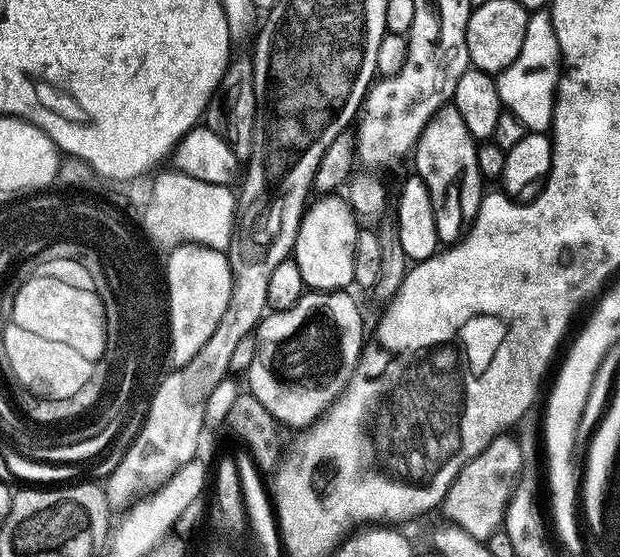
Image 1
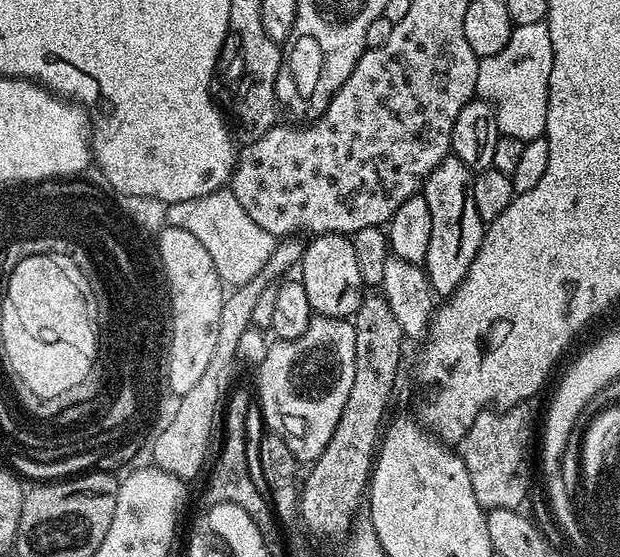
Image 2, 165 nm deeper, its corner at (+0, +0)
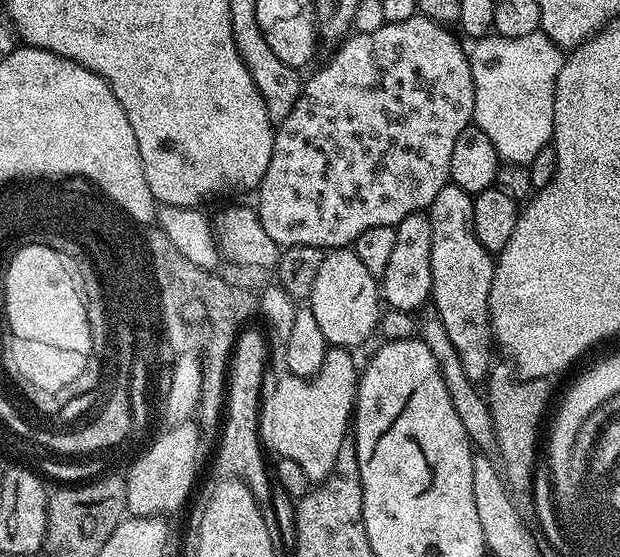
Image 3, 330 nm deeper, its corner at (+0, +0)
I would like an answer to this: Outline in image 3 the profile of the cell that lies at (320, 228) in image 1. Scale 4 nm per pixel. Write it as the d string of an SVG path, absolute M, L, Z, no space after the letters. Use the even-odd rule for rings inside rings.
M351 247L329 251L322 266L318 266L318 278L314 278L310 307L329 345L356 350L359 344L367 342L368 335L375 330L380 320L382 293L377 277L371 276L364 269Z

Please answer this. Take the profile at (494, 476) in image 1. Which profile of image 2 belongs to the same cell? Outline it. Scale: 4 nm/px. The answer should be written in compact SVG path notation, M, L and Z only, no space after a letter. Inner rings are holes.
M523 403L517 404L514 408L480 412L478 418L474 418L470 430L464 436L462 455L466 470L470 474L470 486L474 490L474 498L478 498L478 502L486 510L497 508L519 509L520 503L524 499L524 503L529 499L528 459L532 456L532 412L528 407L527 403Z

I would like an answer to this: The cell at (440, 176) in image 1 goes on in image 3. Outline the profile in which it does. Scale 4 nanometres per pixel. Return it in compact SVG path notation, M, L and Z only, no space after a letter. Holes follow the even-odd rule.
M448 183L442 190L438 190L438 198L426 209L426 215L430 222L430 230L434 230L434 238L430 241L430 270L432 271L431 303L436 303L435 315L445 327L446 334L450 338L461 359L462 368L466 378L473 382L480 382L487 377L489 368L494 363L494 337L492 326L488 322L488 303L490 302L490 286L494 278L493 253L487 252L478 242L474 234L474 210L472 209L473 193L462 190L454 183Z

